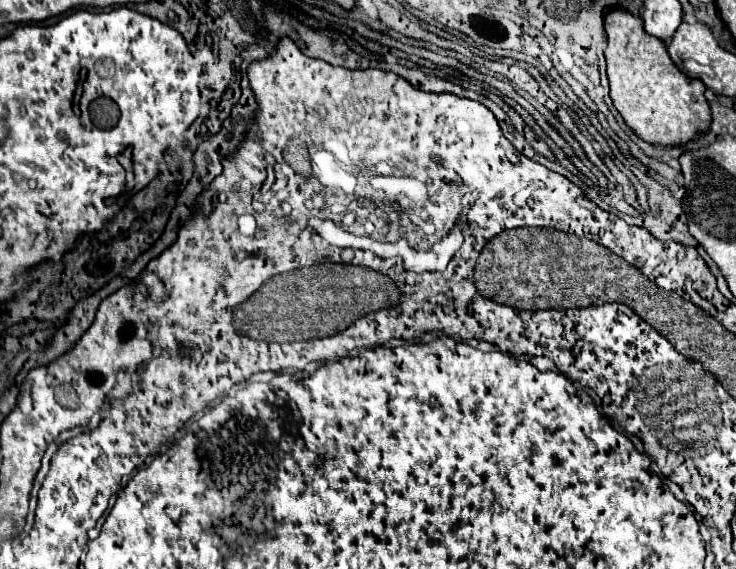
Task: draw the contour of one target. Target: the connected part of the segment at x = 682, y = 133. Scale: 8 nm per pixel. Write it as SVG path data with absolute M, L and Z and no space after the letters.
M626 10L608 12L606 36L608 48L604 50L604 56L608 62L610 98L638 138L656 146L678 146L688 144L698 134L710 130L712 118L704 98L706 86L676 68L668 56L666 44L646 34L638 16L632 16Z

